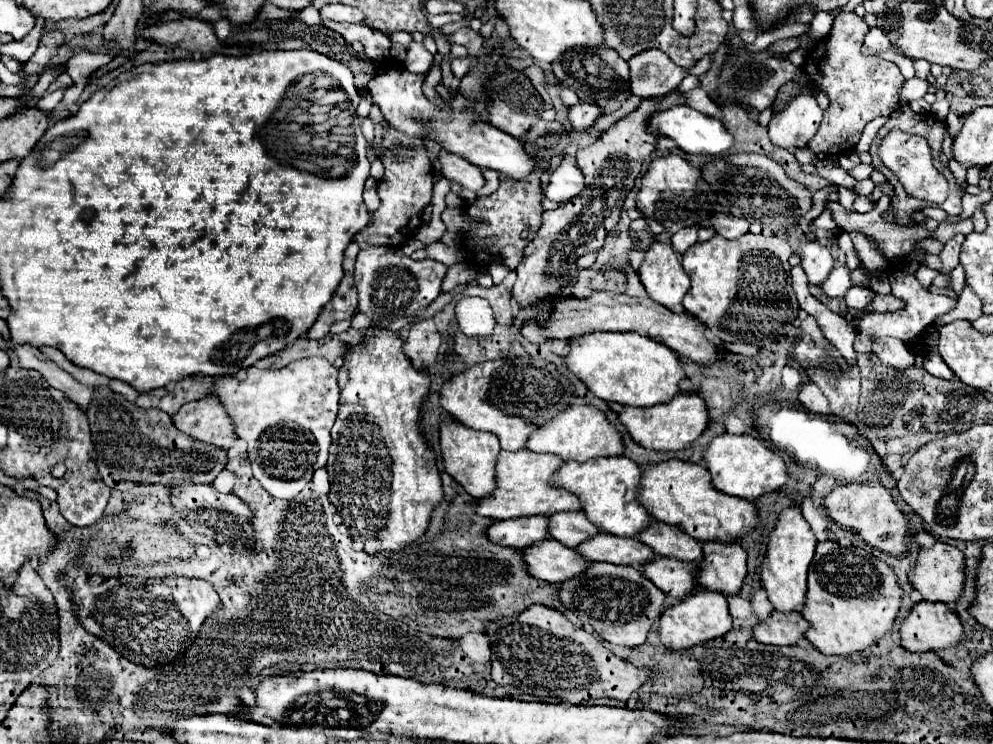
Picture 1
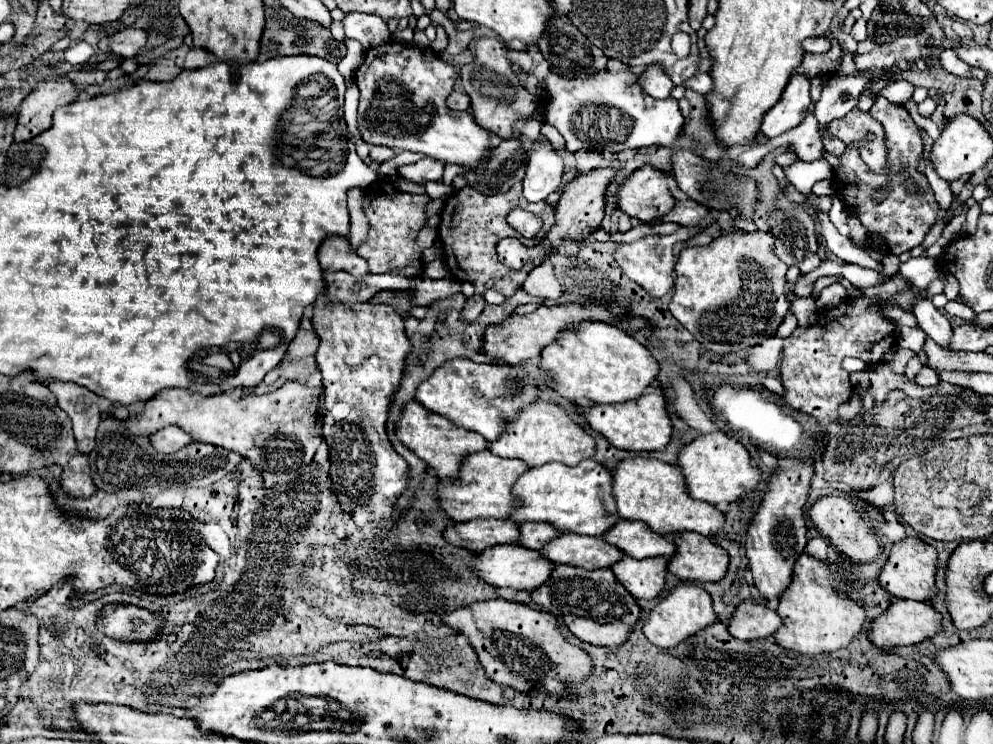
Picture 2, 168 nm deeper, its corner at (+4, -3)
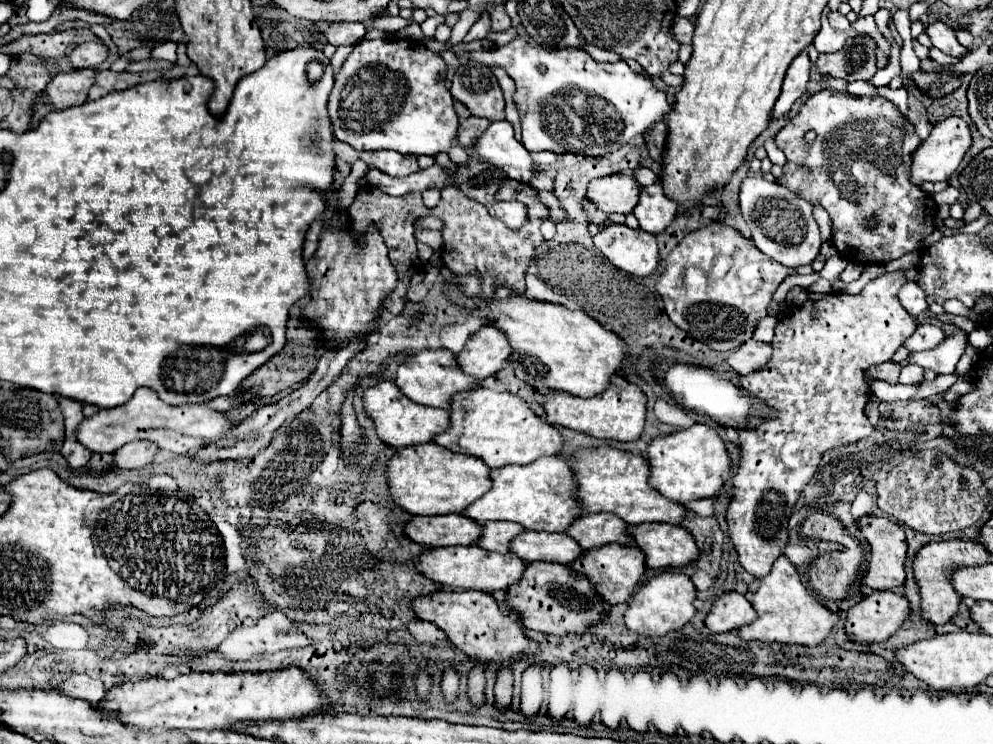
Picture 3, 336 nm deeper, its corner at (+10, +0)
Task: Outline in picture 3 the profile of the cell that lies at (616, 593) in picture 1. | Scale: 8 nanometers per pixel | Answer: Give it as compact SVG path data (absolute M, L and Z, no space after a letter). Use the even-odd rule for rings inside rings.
M530 562L522 580L508 588L506 598L510 610L522 616L526 628L554 636L582 636L588 628L606 620L610 610L610 604L598 596L596 588L582 574L576 574L570 566L548 562Z

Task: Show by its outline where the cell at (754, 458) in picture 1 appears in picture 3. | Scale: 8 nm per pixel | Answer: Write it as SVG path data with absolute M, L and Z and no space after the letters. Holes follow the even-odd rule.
M694 424L688 430L658 436L648 446L648 460L652 488L678 504L688 504L698 498L714 498L724 486L724 476L732 472L732 458L724 448L724 442L708 424Z

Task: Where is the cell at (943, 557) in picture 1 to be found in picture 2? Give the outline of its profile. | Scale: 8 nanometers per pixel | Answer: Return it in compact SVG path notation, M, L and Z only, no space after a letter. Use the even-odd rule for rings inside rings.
M906 537L892 545L888 561L878 573L878 583L898 599L930 601L930 597L936 593L934 577L936 577L936 549L924 543L920 537Z

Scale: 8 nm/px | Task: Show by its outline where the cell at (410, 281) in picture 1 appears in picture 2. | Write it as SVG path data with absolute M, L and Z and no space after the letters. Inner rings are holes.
M340 235L326 237L318 249L318 261L324 271L332 271L332 273L346 271L356 279L368 275L368 265L364 263L362 257L356 255L348 237L340 237Z

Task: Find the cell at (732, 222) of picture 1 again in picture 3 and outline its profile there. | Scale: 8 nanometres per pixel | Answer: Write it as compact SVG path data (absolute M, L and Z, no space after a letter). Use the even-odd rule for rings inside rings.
M652 184L642 188L640 202L634 208L634 216L640 222L640 228L650 234L664 232L676 218L678 204L670 200L664 194L664 188L660 184Z

